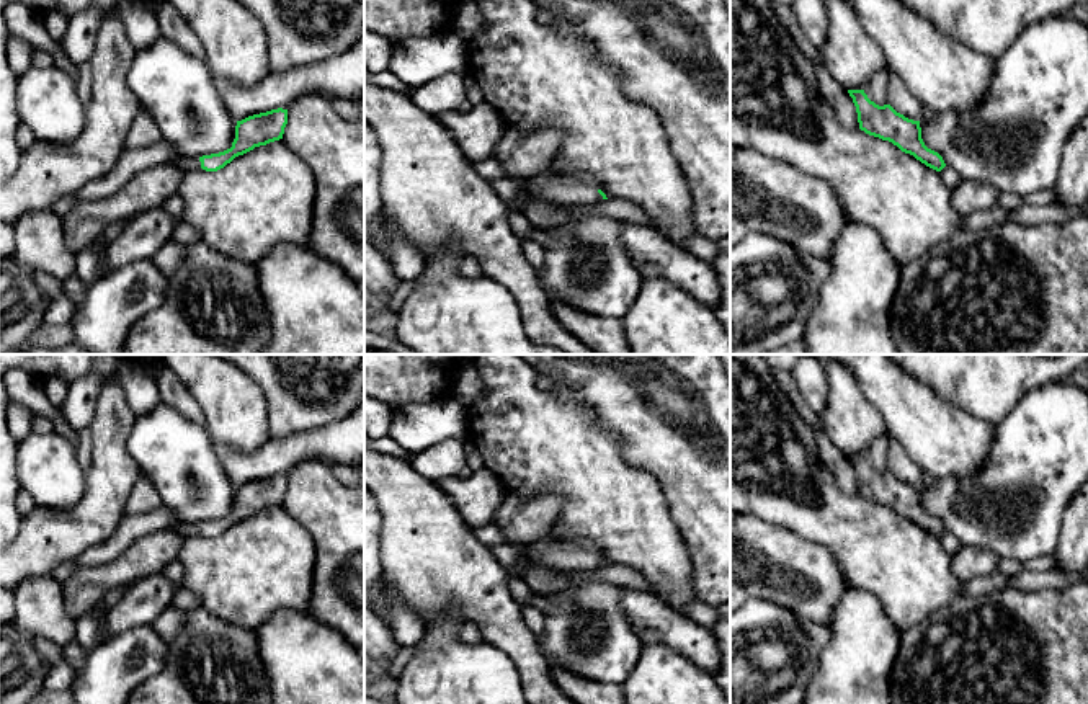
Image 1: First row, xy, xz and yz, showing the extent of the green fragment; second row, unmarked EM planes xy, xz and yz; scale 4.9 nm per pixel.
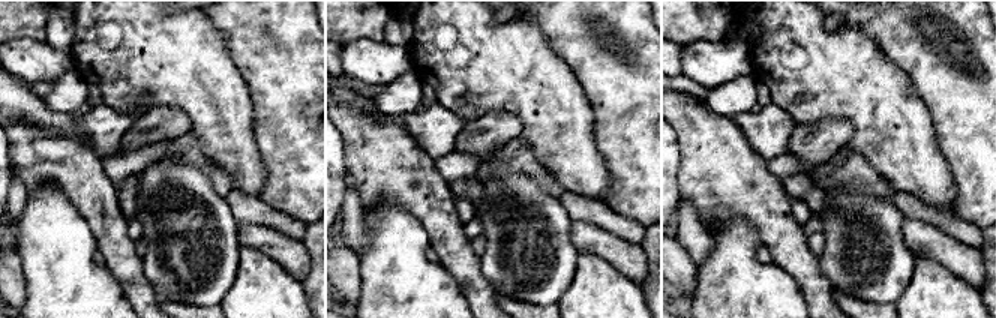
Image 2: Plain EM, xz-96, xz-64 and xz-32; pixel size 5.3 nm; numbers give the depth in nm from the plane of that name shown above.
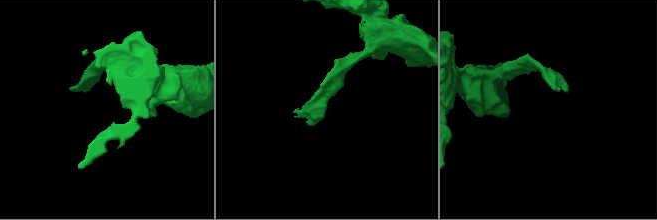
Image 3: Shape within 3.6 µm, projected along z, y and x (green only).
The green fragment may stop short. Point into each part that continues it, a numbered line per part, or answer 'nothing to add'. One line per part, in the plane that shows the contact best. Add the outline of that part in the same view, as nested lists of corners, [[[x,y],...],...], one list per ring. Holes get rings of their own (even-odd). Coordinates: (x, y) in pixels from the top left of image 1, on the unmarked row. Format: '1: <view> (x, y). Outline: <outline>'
1: xz (552, 554). Outline: [[[549,534],[523,547],[523,560],[508,570],[510,575],[524,578],[528,564],[551,572],[593,570],[604,567],[598,559],[598,549],[591,542],[582,539],[554,539]]]

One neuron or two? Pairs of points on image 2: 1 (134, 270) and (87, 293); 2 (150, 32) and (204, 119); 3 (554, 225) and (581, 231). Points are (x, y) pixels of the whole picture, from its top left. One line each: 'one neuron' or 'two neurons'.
1: two neurons
2: one neuron
3: two neurons

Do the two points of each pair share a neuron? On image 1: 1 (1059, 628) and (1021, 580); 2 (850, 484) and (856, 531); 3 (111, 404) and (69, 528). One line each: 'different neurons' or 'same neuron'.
1: different neurons
2: different neurons
3: same neuron

